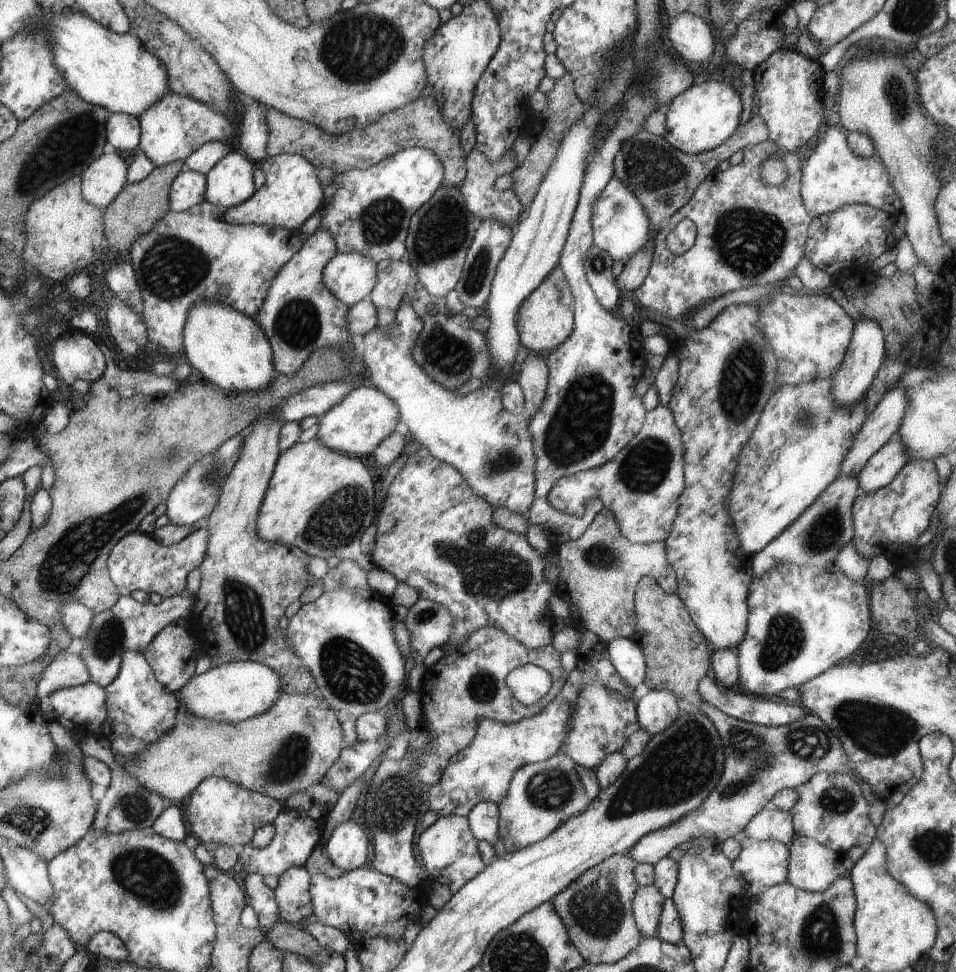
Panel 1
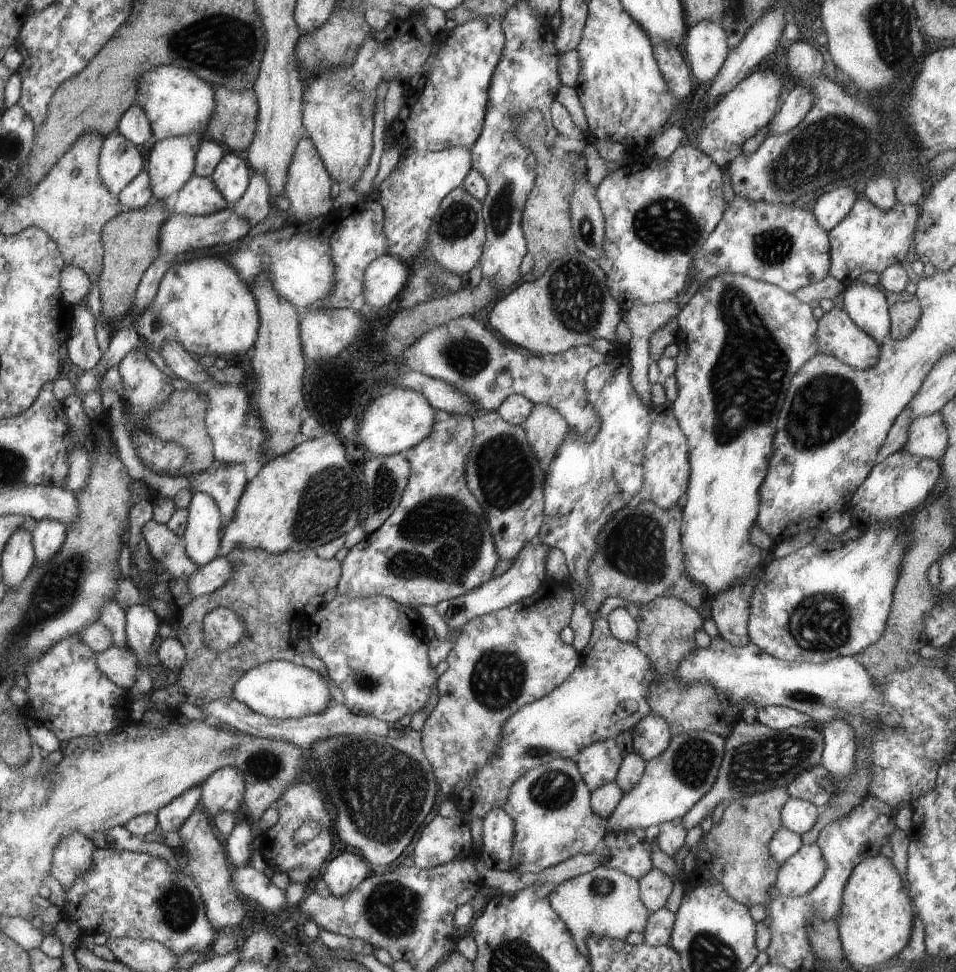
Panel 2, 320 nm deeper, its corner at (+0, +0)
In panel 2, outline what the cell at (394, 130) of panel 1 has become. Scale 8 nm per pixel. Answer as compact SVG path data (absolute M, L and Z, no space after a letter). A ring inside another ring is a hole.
M212 85L215 90L215 114L206 134L228 151L246 150L257 128L257 97L250 91L233 91Z

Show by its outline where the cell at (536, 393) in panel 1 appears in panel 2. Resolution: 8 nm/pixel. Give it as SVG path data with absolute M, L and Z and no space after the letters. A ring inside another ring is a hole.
M534 405L530 416L521 427L541 469L546 474L555 454L569 434L567 420L551 406Z

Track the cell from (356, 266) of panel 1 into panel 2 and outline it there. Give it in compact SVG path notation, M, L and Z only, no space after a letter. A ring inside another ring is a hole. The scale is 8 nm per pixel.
M390 254L373 261L365 273L365 310L384 308L398 300L409 279L410 267L410 264Z

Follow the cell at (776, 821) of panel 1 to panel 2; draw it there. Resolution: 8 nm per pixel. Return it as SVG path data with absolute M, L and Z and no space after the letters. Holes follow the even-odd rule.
M790 797L781 810L781 821L784 827L800 836L816 824L821 808L813 802Z

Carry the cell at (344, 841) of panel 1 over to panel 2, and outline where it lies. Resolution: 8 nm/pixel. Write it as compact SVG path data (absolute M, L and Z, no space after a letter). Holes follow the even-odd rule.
M344 852L326 863L326 872L320 878L324 879L332 895L341 897L357 889L368 878L368 866L360 855Z

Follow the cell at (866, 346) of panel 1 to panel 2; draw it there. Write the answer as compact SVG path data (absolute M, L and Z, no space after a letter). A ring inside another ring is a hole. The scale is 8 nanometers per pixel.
M849 282L843 291L843 309L848 316L882 344L891 329L891 308L884 292L876 286L854 282Z

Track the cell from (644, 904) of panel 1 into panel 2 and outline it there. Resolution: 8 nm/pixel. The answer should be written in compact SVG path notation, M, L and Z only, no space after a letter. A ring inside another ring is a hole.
M657 868L650 870L638 883L642 902L650 912L664 907L674 888L673 878Z

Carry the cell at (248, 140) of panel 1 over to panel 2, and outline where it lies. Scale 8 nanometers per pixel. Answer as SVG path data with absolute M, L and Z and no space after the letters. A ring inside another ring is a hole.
M254 173L248 192L230 206L240 218L246 219L250 227L260 224L271 209L269 184L264 175Z

